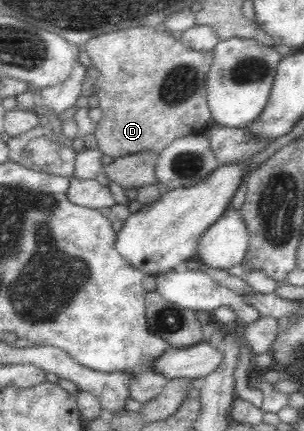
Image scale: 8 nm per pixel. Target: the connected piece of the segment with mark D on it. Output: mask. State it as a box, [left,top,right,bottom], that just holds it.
[83,26,214,161]

